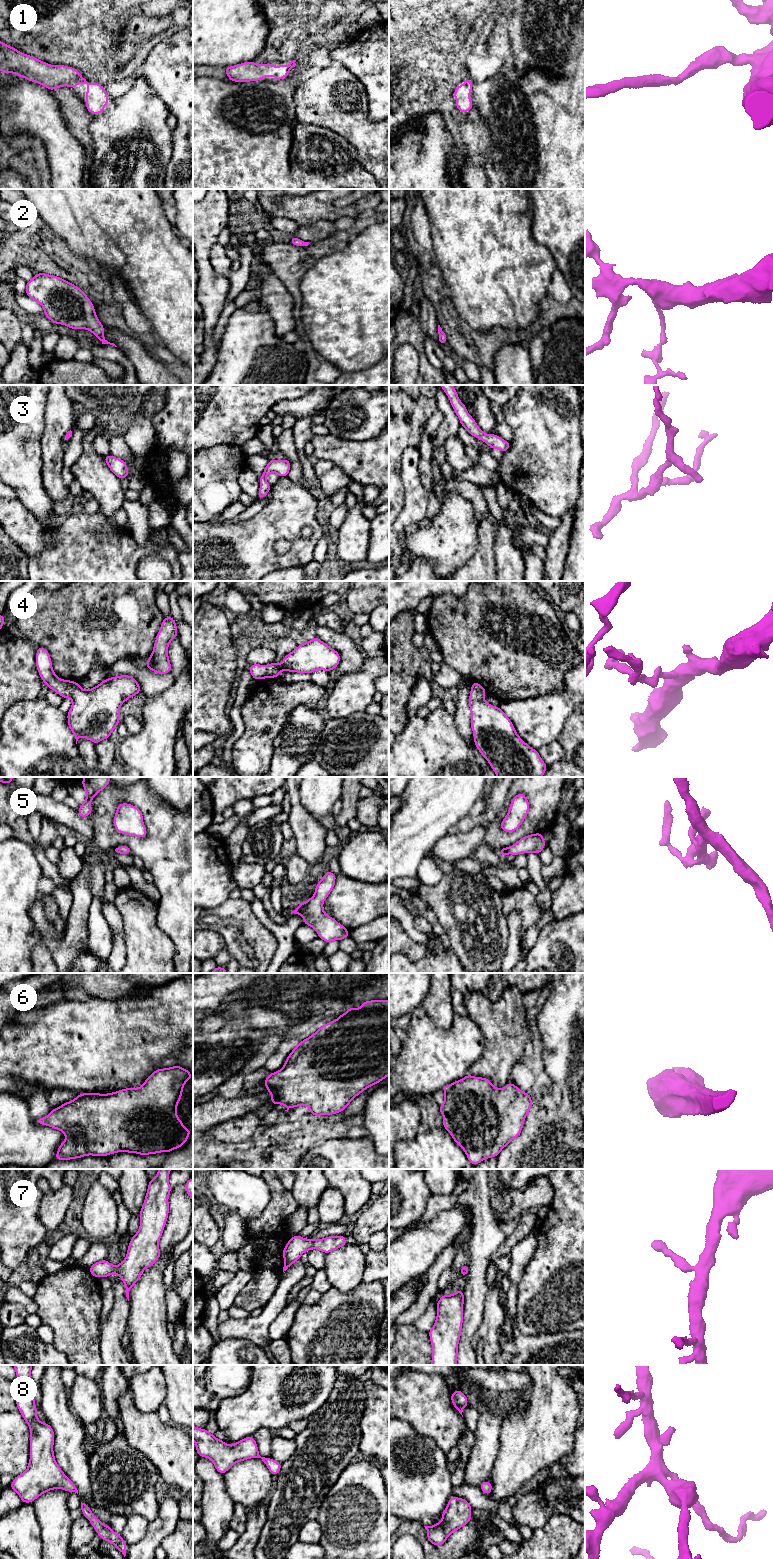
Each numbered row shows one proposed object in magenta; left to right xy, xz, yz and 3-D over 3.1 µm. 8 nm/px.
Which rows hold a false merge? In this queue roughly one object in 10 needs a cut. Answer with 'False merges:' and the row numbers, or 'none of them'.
False merges: none of them

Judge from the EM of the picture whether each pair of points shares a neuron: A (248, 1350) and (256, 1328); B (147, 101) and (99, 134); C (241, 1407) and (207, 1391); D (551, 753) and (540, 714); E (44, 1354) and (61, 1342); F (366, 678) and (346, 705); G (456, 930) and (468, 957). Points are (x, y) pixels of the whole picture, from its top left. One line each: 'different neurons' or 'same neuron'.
A: different neurons
B: same neuron
C: different neurons
D: different neurons
E: different neurons
F: same neuron
G: same neuron

